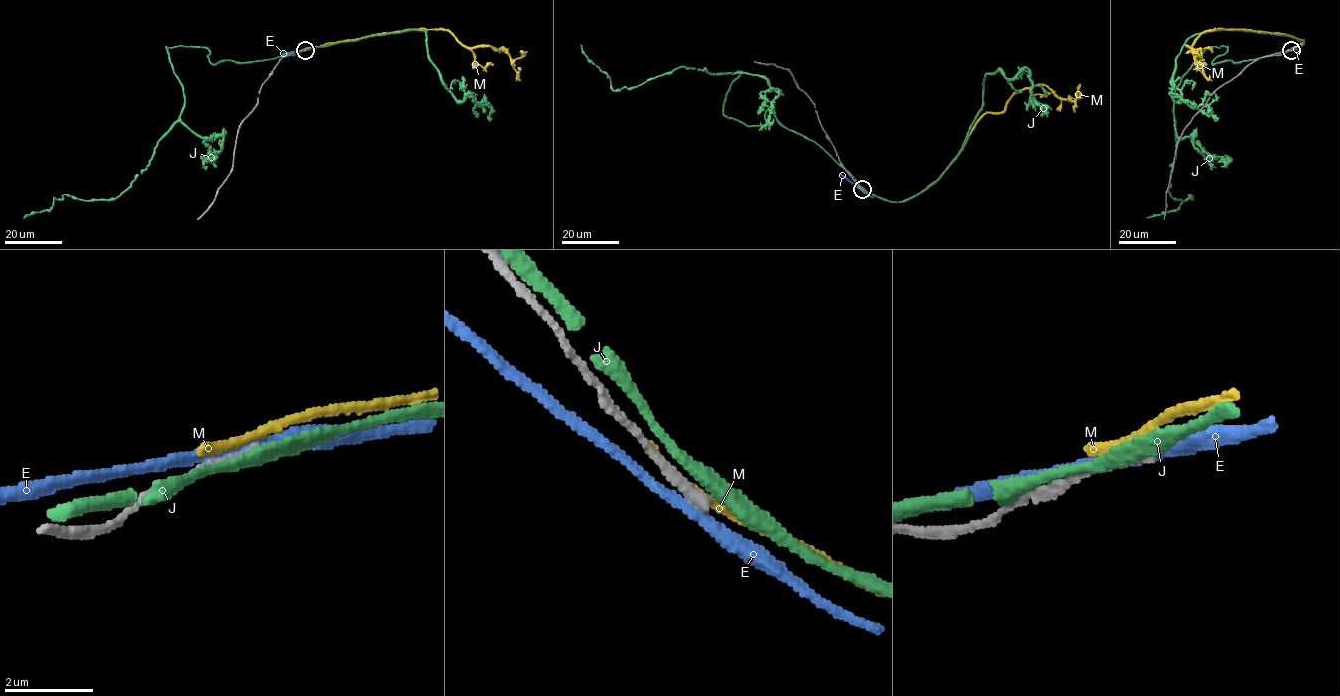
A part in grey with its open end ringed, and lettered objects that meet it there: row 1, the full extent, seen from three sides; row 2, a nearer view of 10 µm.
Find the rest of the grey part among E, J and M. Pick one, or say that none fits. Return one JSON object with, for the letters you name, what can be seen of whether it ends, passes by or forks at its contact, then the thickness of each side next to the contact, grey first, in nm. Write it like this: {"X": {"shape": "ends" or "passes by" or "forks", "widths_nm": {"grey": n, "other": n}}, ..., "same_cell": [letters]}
{"same_cell": []}

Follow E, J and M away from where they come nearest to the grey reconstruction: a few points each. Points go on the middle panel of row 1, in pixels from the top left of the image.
E: (861, 189), (839, 174)
J: (861, 188), (770, 110), (764, 125), (727, 118), (726, 95), (741, 71), (681, 66), (613, 90), (580, 45)
M: (860, 188), (895, 202), (921, 193), (974, 124), (1001, 112), (1024, 88), (1045, 85), (1073, 102), (1075, 112)

